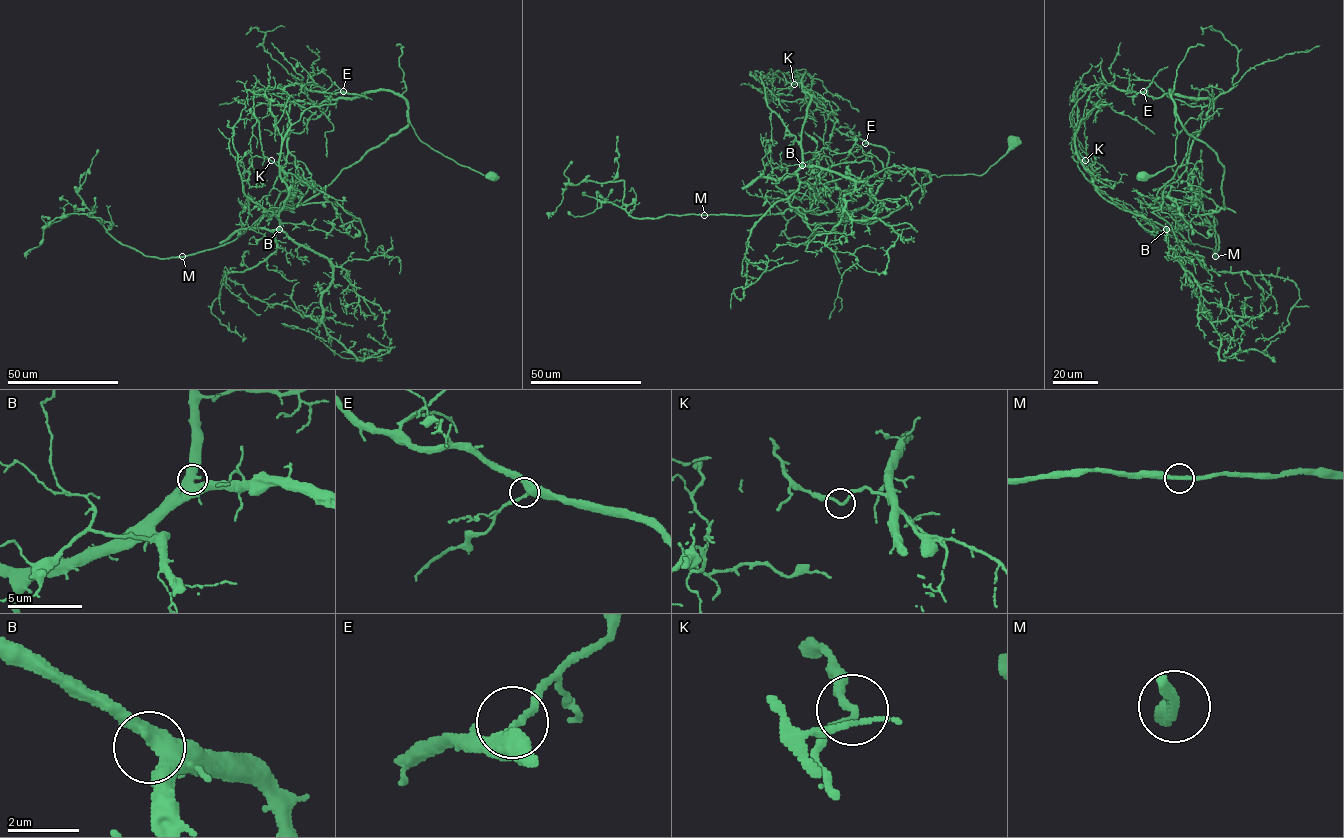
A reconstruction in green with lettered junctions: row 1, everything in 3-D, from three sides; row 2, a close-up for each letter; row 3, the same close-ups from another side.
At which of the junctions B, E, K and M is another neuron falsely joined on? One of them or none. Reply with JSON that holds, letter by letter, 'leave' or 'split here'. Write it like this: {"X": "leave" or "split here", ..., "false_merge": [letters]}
{"B": "leave", "E": "leave", "K": "split here", "M": "leave", "false_merge": ["K"]}

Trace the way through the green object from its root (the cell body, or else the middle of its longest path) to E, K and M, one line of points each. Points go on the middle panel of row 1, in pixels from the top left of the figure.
E: (1014, 141), (982, 174), (939, 177), (920, 170), (891, 171), (887, 165), (889, 152), (883, 147), (865, 143)
K: (1014, 141), (980, 175), (891, 171), (884, 148), (835, 127), (807, 88), (805, 69), (794, 84)
M: (1014, 141), (982, 174), (931, 175), (904, 204), (871, 223), (810, 224), (790, 209), (704, 215)

